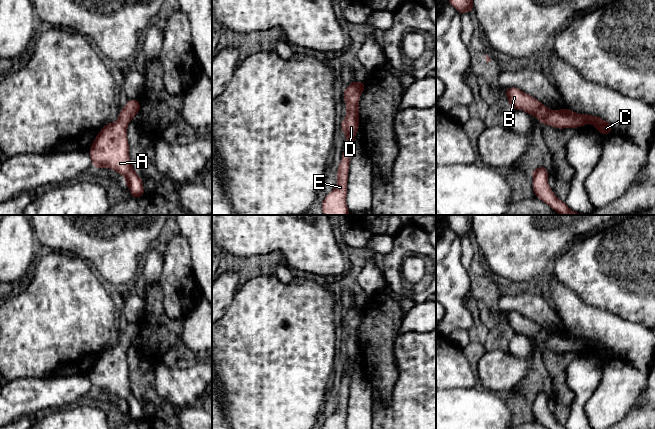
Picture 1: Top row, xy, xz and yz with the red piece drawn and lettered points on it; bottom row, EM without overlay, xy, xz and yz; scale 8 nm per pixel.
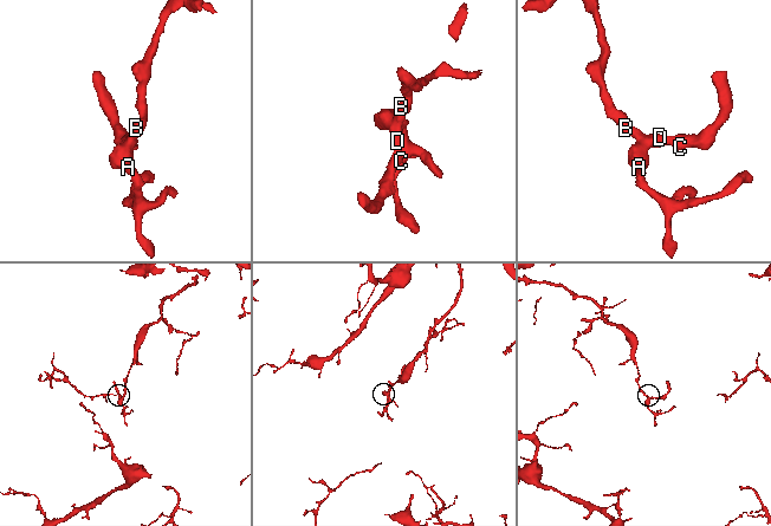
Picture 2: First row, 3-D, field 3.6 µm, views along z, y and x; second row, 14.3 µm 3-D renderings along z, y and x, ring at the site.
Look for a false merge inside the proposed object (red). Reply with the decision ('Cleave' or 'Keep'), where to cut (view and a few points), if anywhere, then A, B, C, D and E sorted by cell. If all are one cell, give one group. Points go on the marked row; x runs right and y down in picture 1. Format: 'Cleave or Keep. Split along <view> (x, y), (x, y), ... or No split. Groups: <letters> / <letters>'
Keep. No split. Groups: A B C D E

